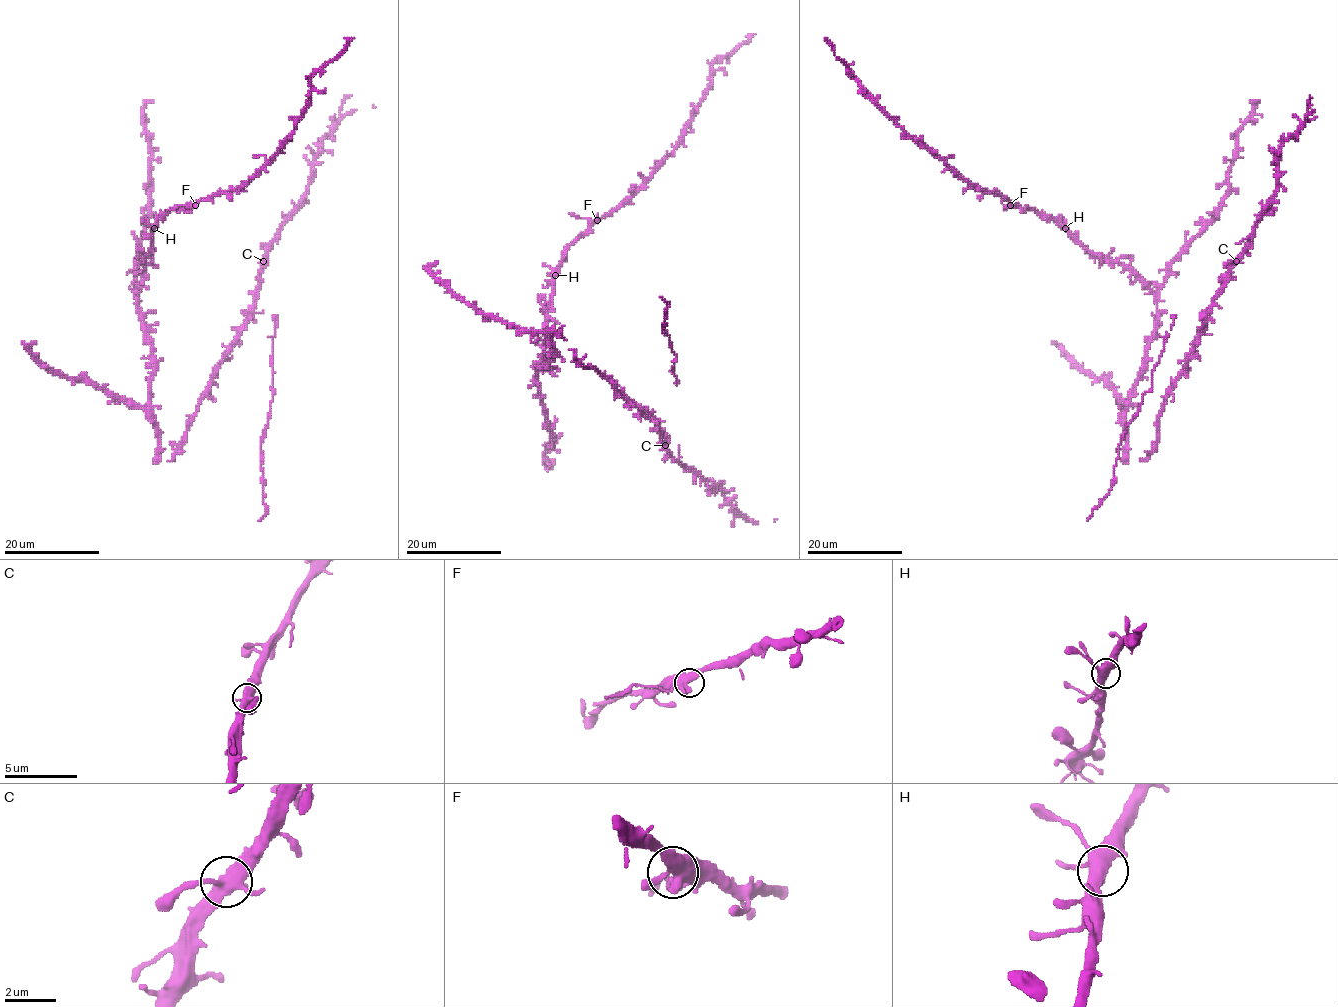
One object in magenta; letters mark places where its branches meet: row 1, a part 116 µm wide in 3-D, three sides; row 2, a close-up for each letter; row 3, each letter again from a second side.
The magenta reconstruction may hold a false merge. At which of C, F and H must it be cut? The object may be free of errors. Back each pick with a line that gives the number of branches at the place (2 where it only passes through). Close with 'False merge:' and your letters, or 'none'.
False merge: none

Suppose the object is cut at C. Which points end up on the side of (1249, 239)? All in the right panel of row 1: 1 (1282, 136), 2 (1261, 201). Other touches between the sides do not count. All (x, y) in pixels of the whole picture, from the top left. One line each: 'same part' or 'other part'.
1: same part
2: same part

